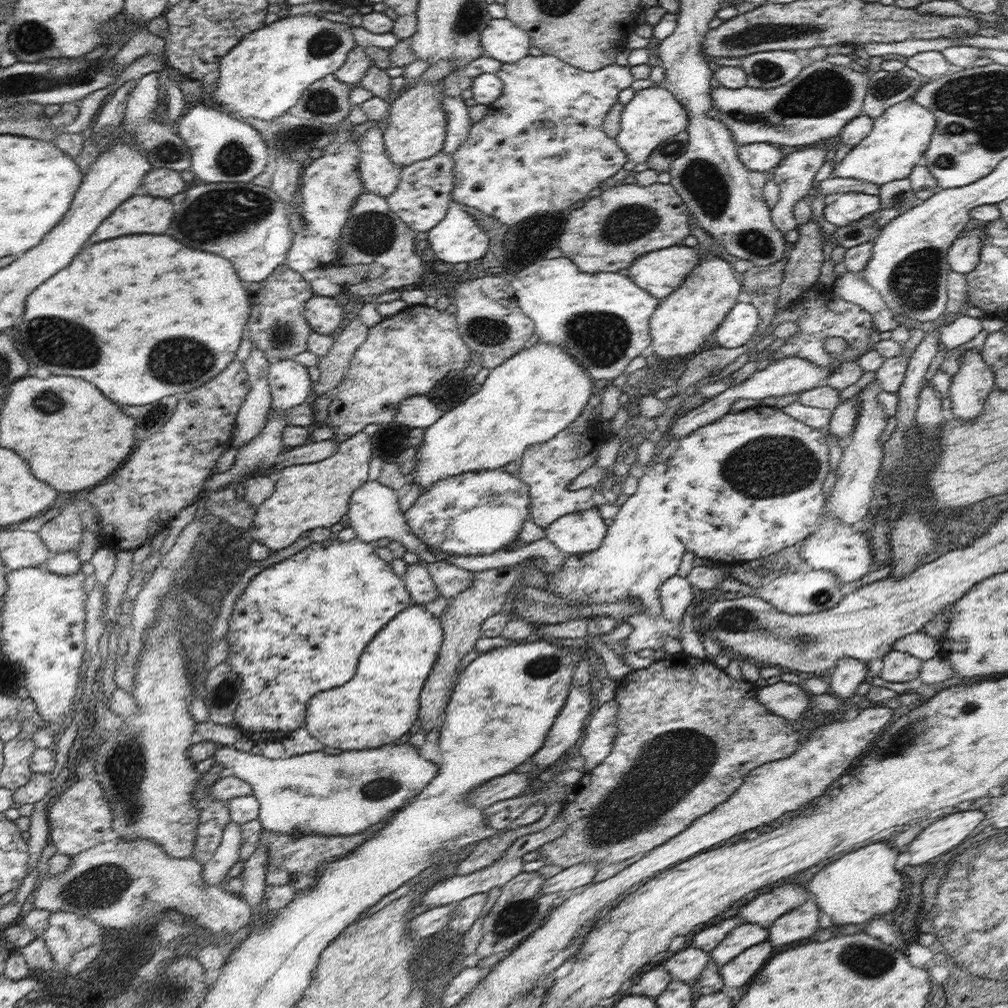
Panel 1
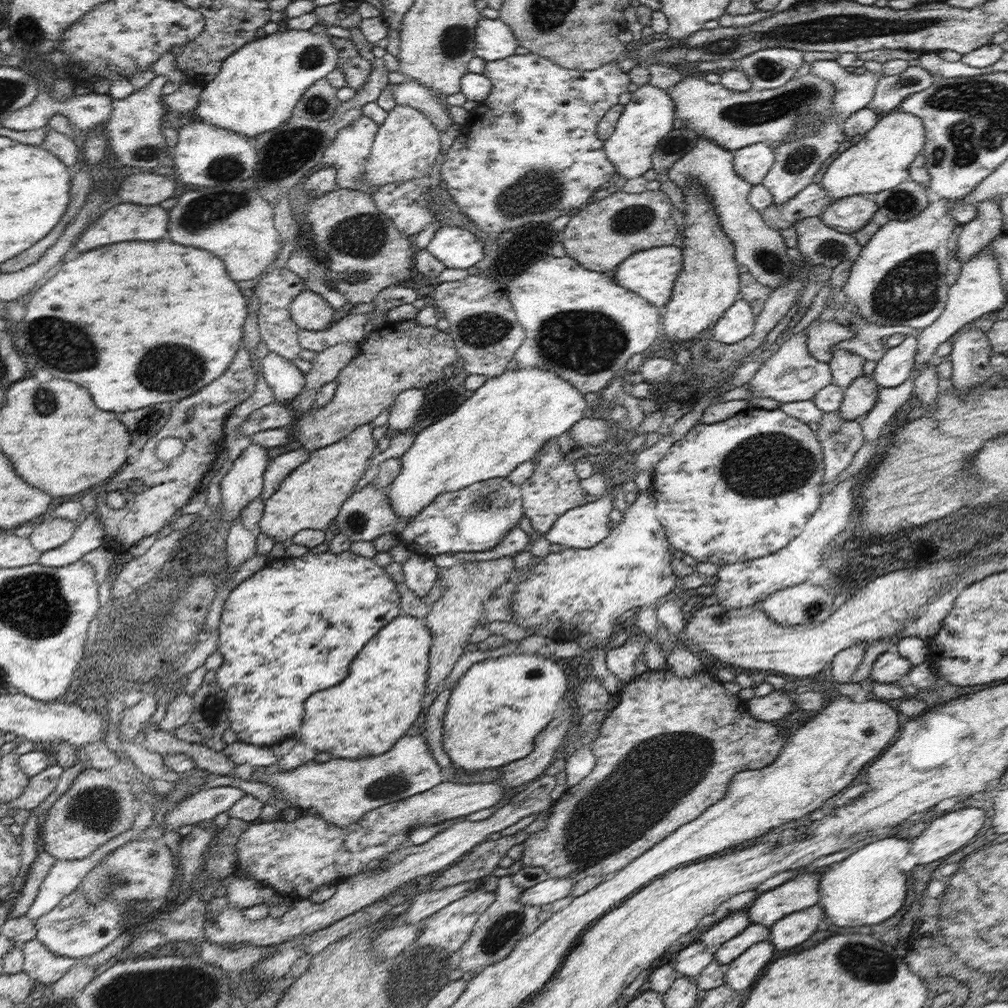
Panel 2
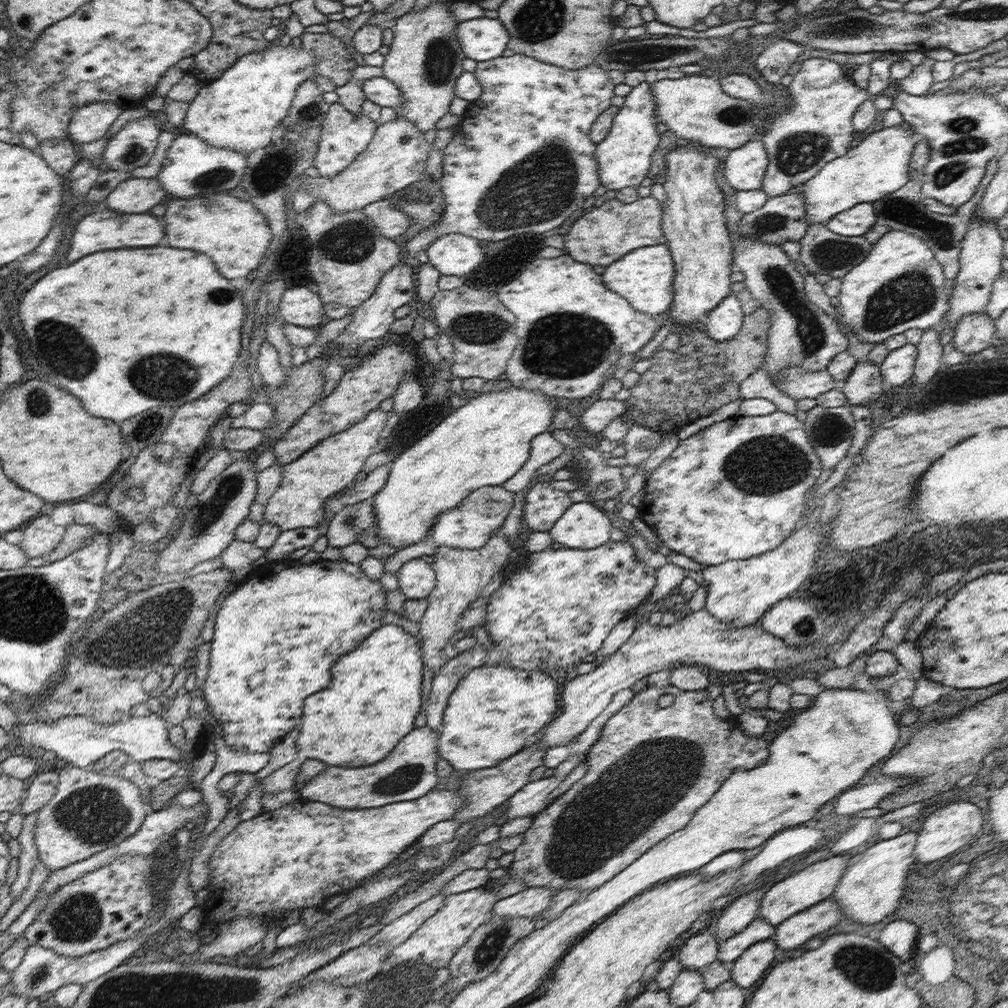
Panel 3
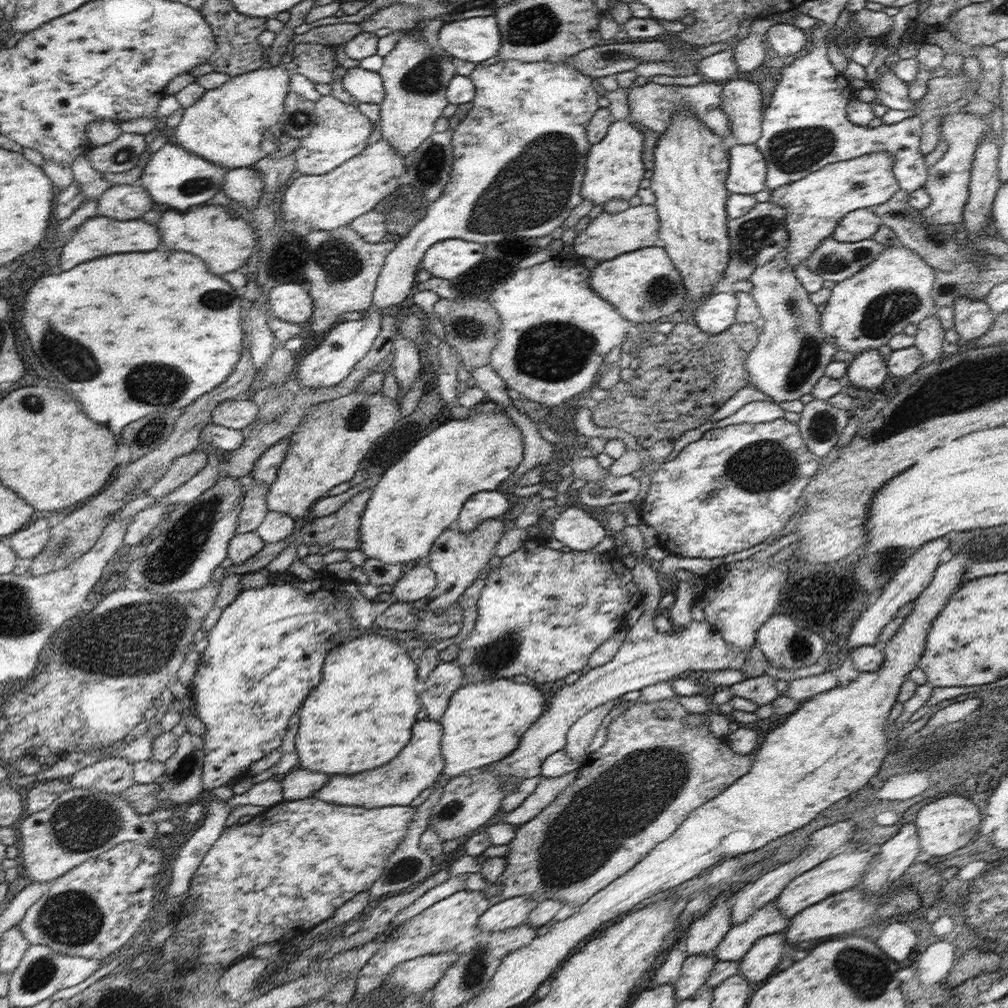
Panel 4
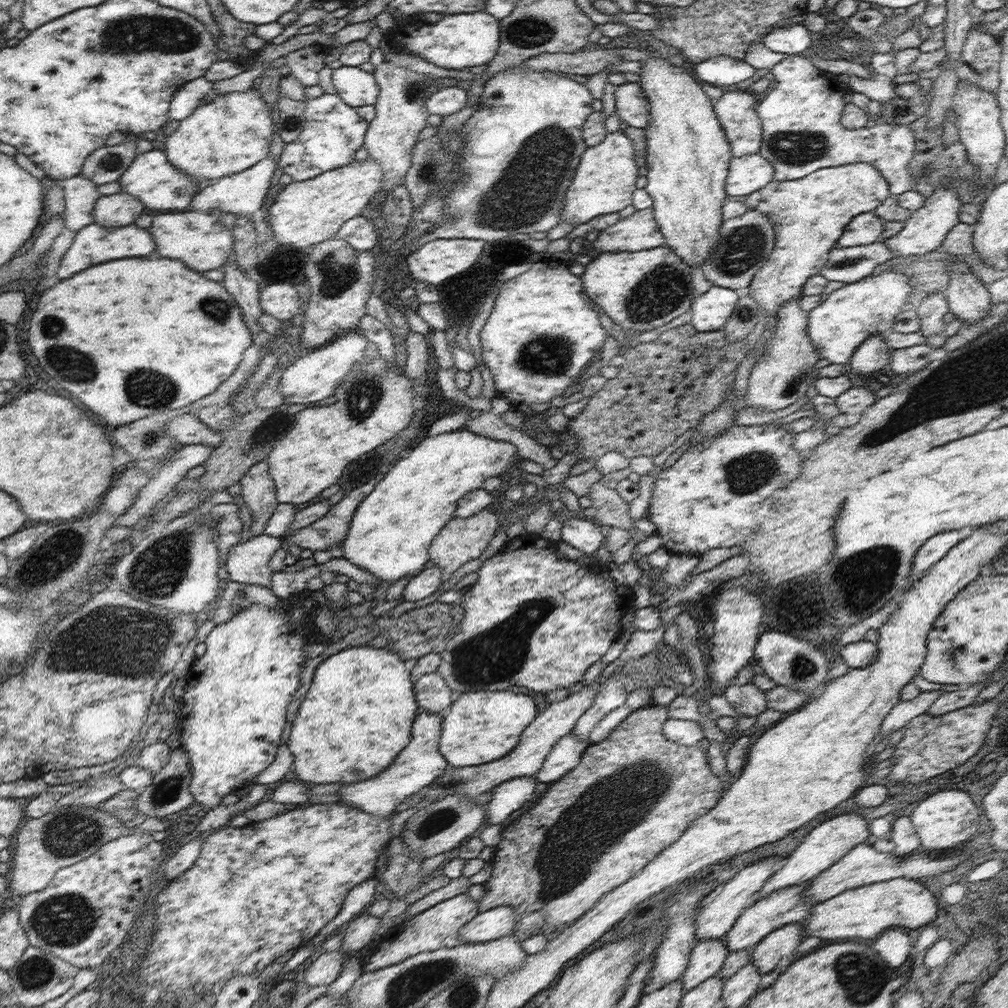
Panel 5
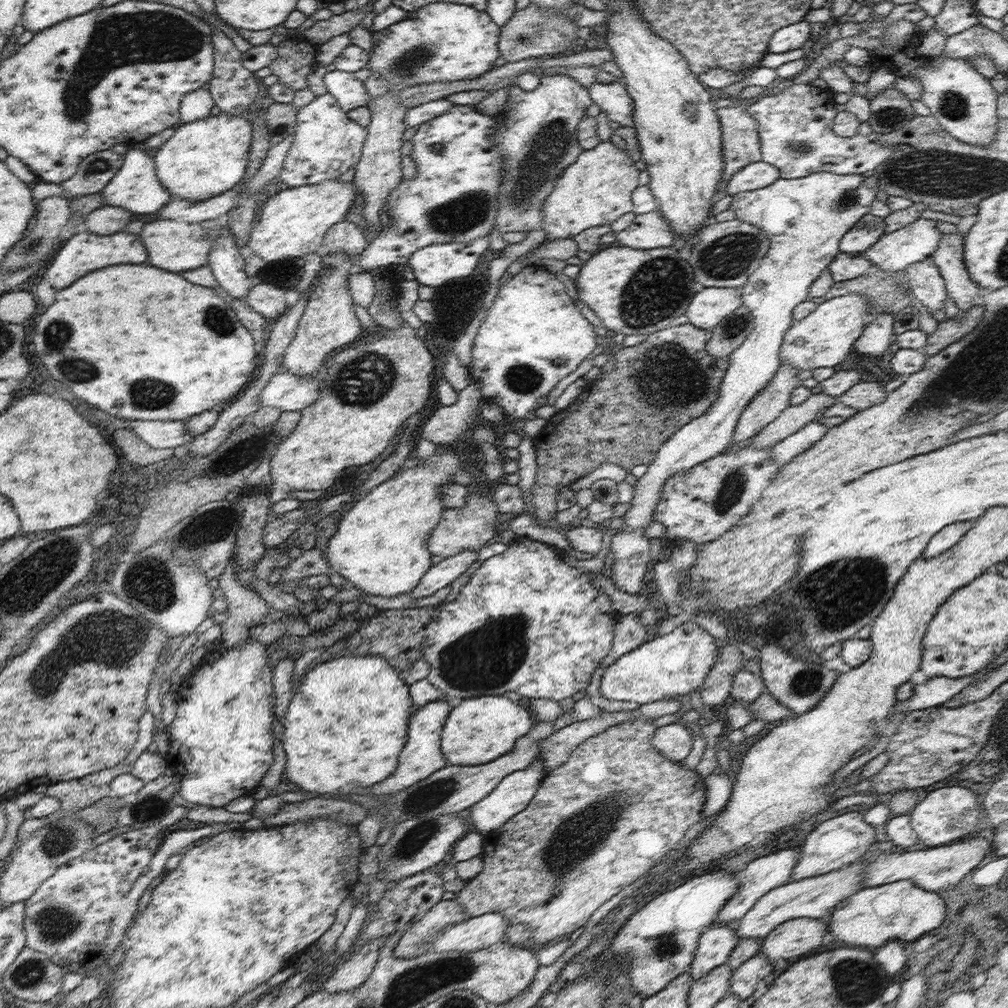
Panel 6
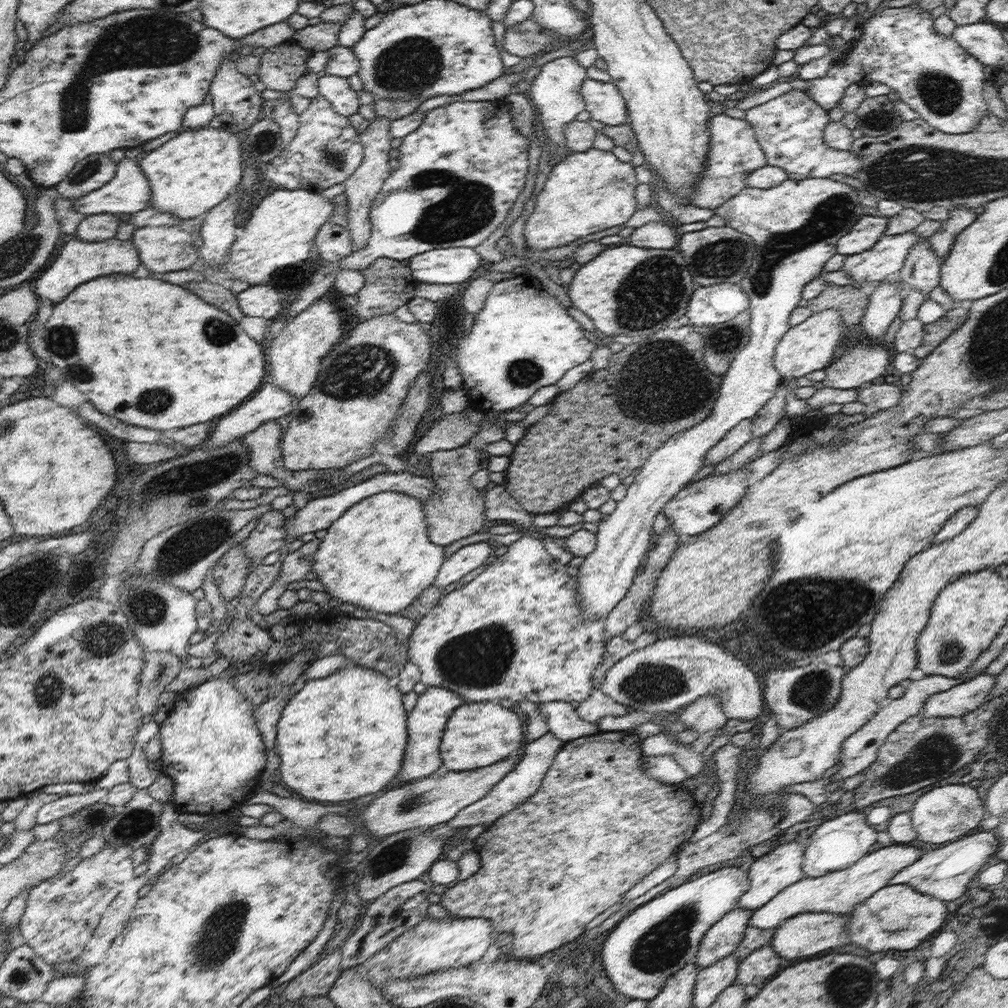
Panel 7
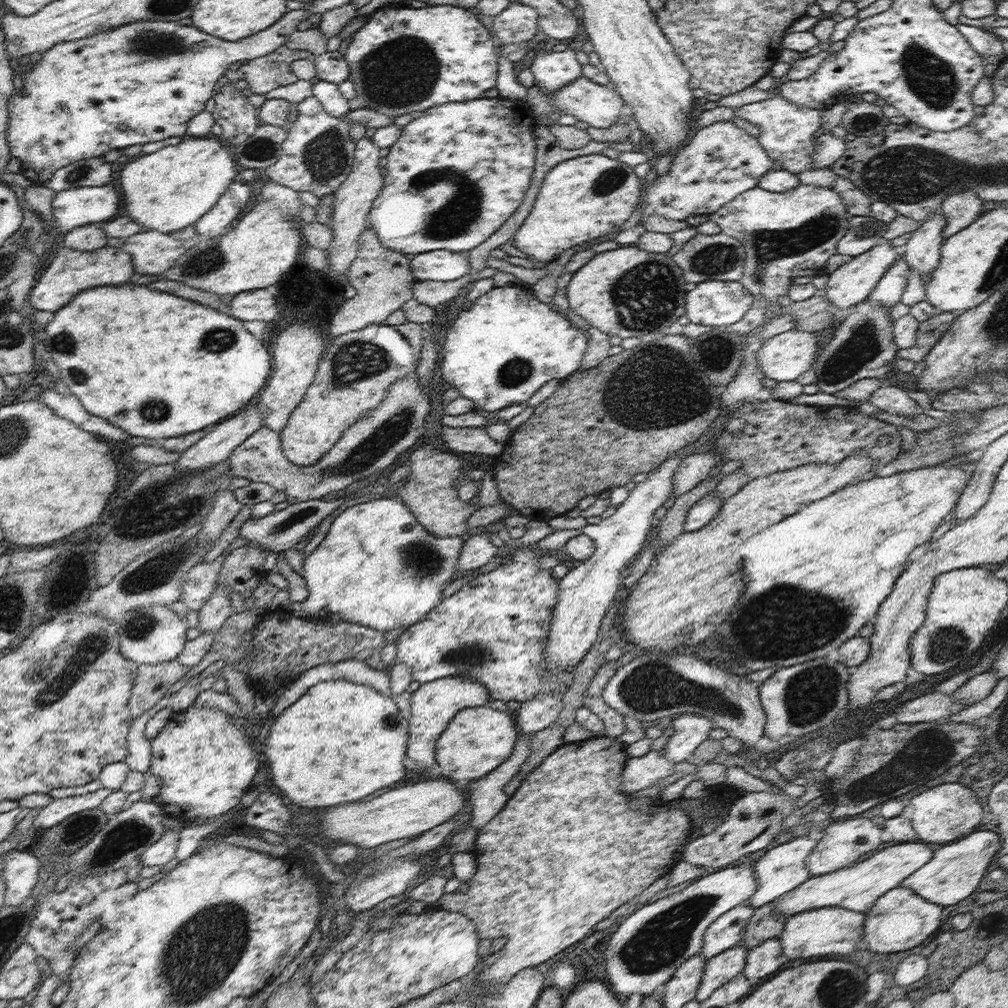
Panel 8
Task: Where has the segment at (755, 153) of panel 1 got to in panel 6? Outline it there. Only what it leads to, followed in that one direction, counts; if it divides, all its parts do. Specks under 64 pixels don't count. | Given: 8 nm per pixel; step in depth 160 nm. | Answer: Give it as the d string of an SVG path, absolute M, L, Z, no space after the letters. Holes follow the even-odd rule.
M760 161L746 165L742 171L730 176L730 181L726 185L726 195L734 196L740 192L750 192L765 188L780 179L778 168L766 162Z

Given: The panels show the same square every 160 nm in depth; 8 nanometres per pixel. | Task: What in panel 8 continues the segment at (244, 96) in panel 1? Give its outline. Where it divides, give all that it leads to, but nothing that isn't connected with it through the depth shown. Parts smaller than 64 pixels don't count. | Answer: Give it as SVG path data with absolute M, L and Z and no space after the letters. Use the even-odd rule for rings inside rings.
M186 136L180 144L170 144L142 158L136 158L122 170L120 188L124 188L121 190L124 206L121 213L136 221L142 228L140 232L152 230L172 234L174 231L194 226L220 200L220 196L230 188L230 184L233 184L239 174L235 166L232 151L221 138Z

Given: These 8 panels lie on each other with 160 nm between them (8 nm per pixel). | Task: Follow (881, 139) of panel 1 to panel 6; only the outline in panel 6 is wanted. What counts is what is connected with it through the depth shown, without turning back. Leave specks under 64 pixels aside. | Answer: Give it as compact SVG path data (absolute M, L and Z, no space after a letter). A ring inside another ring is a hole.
M816 172L804 178L780 178L765 188L732 196L729 209L735 212L736 219L754 225L770 239L768 252L760 266L750 273L740 288L742 302L752 311L755 325L741 346L731 354L718 398L712 406L666 440L647 466L644 476L637 480L632 505L623 515L620 532L611 539L612 561L604 570L620 590L636 595L645 584L642 580L652 558L650 539L644 532L653 521L663 484L671 476L714 458L732 445L740 415L777 374L781 365L781 344L786 331L794 323L794 308L807 300L811 284L840 252L841 238L862 216L869 214L874 199L881 195L876 189L864 186L865 179L864 174Z

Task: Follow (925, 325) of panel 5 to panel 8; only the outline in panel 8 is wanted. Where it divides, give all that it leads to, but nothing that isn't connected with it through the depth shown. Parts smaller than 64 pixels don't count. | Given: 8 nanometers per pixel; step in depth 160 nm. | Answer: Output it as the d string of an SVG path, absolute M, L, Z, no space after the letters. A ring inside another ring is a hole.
M941 212L937 213L930 216L912 233L902 253L909 262L911 272L916 271L920 276L934 271L941 257L945 240L942 231L946 227L946 219Z

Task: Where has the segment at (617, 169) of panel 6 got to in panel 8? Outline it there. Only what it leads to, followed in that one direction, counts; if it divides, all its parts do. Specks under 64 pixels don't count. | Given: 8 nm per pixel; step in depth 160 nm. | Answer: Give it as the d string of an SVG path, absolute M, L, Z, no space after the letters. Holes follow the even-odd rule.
M592 154L564 160L546 174L530 214L510 243L528 256L532 256L534 262L552 262L568 248L600 239L620 229L636 210L642 185L643 181L638 179L634 168L619 162L617 158L608 158L604 154Z

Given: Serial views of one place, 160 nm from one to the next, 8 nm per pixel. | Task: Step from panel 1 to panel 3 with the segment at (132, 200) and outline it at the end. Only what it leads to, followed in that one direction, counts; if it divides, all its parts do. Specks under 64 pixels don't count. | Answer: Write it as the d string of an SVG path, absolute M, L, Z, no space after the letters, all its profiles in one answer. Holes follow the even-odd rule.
M108 207L102 212L82 218L73 232L68 262L76 262L86 254L98 250L116 250L122 246L156 246L164 238L164 226L156 216L148 213L126 214Z

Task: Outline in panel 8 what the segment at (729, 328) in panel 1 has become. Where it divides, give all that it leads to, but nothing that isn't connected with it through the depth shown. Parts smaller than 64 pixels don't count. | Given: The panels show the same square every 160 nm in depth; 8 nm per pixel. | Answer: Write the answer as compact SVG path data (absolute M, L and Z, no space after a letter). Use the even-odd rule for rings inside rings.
M705 280L696 284L694 290L686 294L685 315L696 324L704 324L711 327L727 326L738 322L755 303L755 298L746 291L740 281Z

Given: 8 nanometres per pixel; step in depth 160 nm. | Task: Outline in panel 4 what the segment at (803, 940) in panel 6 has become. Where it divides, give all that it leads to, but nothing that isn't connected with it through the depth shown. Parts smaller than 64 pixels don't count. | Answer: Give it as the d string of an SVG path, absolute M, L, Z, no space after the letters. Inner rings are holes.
M782 932L758 939L741 958L739 973L743 974L748 982L760 982L768 978L782 958L784 944L786 937Z

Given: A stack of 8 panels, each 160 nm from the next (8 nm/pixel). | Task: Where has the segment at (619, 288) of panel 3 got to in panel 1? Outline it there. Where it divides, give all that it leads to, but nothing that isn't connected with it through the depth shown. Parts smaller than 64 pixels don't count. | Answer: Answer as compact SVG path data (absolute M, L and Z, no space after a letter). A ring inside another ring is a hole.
M674 245L640 256L629 266L628 276L658 300L674 293L701 259L696 247Z

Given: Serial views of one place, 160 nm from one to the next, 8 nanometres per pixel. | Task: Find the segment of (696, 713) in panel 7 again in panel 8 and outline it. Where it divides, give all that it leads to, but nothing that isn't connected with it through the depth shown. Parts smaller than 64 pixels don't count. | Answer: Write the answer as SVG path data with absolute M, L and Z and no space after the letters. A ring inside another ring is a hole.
M684 713L673 720L674 734L668 737L668 742L662 750L663 755L673 762L691 760L694 750L708 739L713 722L705 716Z

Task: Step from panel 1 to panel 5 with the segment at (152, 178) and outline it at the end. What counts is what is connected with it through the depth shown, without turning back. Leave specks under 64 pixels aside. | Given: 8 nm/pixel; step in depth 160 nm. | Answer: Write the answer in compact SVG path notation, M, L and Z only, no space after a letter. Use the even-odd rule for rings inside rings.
M126 192L102 196L93 208L94 222L102 227L115 228L133 224L144 214L144 203Z

